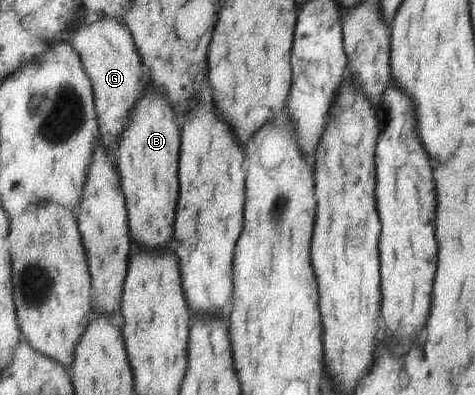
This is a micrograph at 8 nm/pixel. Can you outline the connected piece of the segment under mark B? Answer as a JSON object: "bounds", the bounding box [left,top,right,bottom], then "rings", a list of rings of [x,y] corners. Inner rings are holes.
{"bounds":[118,91,180,251],"rings":[[[154,91],[140,103],[140,111],[134,115],[134,123],[130,123],[130,131],[126,131],[126,139],[122,139],[122,147],[118,149],[118,167],[130,211],[132,241],[144,251],[166,247],[174,239],[176,205],[180,193],[178,153],[180,127],[176,123],[174,109]]]}

